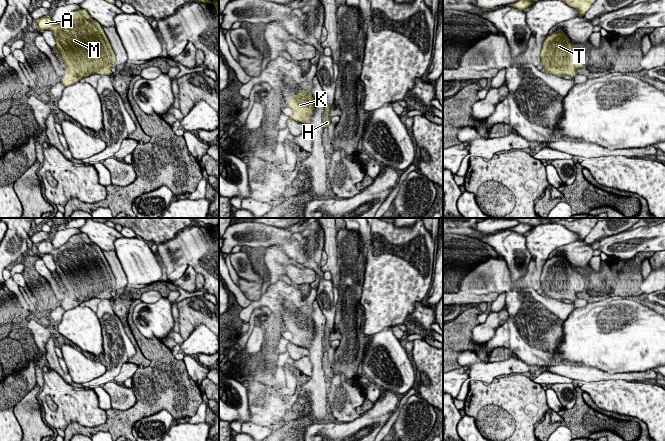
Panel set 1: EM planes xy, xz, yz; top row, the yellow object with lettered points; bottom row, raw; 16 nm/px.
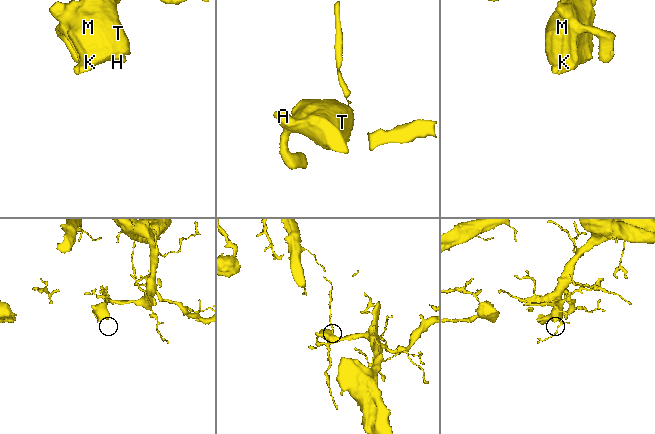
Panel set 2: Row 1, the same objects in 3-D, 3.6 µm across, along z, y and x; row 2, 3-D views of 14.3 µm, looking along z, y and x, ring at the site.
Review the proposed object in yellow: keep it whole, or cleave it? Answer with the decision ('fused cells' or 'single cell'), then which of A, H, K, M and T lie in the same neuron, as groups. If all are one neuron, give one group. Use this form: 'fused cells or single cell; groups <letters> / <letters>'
single cell; groups A H K M T

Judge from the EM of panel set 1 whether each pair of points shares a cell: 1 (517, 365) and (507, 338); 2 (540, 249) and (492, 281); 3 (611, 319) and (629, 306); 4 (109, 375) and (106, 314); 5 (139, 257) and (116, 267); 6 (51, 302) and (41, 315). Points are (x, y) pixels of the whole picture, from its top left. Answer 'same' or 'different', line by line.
1: different
2: same
3: same
4: same
5: different
6: same

